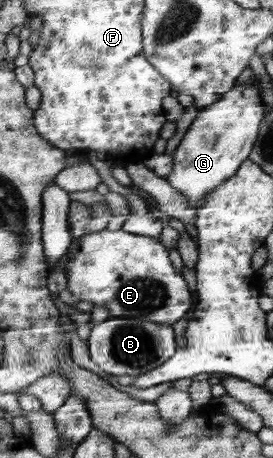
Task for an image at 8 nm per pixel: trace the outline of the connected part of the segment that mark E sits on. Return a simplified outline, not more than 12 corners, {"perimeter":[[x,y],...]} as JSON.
{"perimeter":[[156,238],[73,241],[66,288],[112,318],[172,326],[194,293]]}

